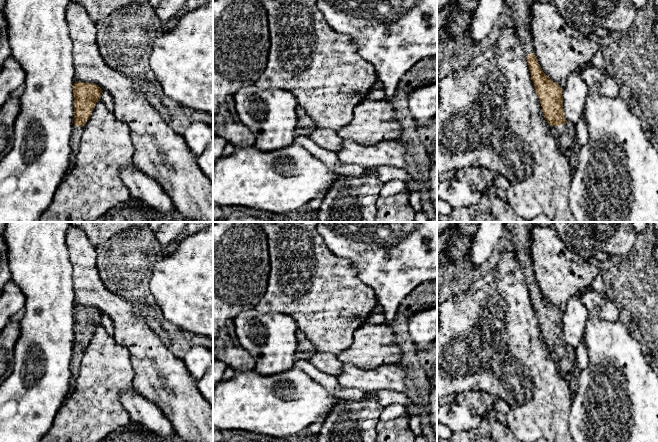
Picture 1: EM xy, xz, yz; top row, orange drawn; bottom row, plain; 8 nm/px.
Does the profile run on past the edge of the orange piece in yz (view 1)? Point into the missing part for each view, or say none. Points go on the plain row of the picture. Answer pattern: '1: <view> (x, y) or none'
1: yz (566, 357)

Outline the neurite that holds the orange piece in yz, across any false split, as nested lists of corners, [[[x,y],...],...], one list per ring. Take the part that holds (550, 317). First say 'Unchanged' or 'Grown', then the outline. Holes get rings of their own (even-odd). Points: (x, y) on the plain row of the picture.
Grown. [[[535,277],[527,279],[527,286],[544,341],[559,364],[560,374],[570,387],[573,401],[580,371],[576,365],[575,349],[569,347],[565,342],[563,312],[543,296]]]

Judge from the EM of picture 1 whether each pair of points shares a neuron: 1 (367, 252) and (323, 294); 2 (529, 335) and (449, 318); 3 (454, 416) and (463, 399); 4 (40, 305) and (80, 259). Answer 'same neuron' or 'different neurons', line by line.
1: different neurons
2: same neuron
3: different neurons
4: different neurons

